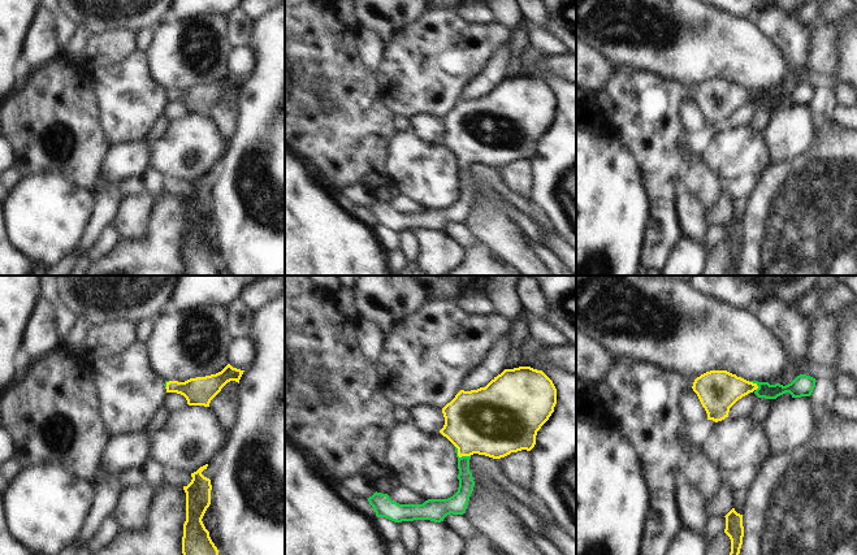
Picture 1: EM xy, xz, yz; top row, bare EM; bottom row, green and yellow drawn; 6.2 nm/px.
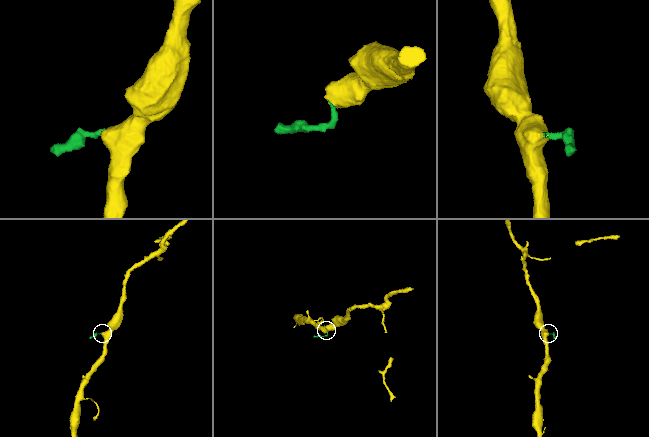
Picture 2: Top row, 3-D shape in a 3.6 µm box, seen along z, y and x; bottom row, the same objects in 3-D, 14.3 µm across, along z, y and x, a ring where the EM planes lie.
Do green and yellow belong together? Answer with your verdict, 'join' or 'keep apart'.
join

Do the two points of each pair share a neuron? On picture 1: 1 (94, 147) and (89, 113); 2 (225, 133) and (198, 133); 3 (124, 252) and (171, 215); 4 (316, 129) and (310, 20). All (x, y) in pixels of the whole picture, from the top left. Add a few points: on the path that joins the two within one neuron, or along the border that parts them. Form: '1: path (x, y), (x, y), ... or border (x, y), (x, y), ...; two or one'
1: path (89, 139), (89, 121); one
2: border (208, 116), (226, 143); two
3: path (137, 252), (164, 228); one
4: path (314, 102), (328, 82), (323, 47); one

